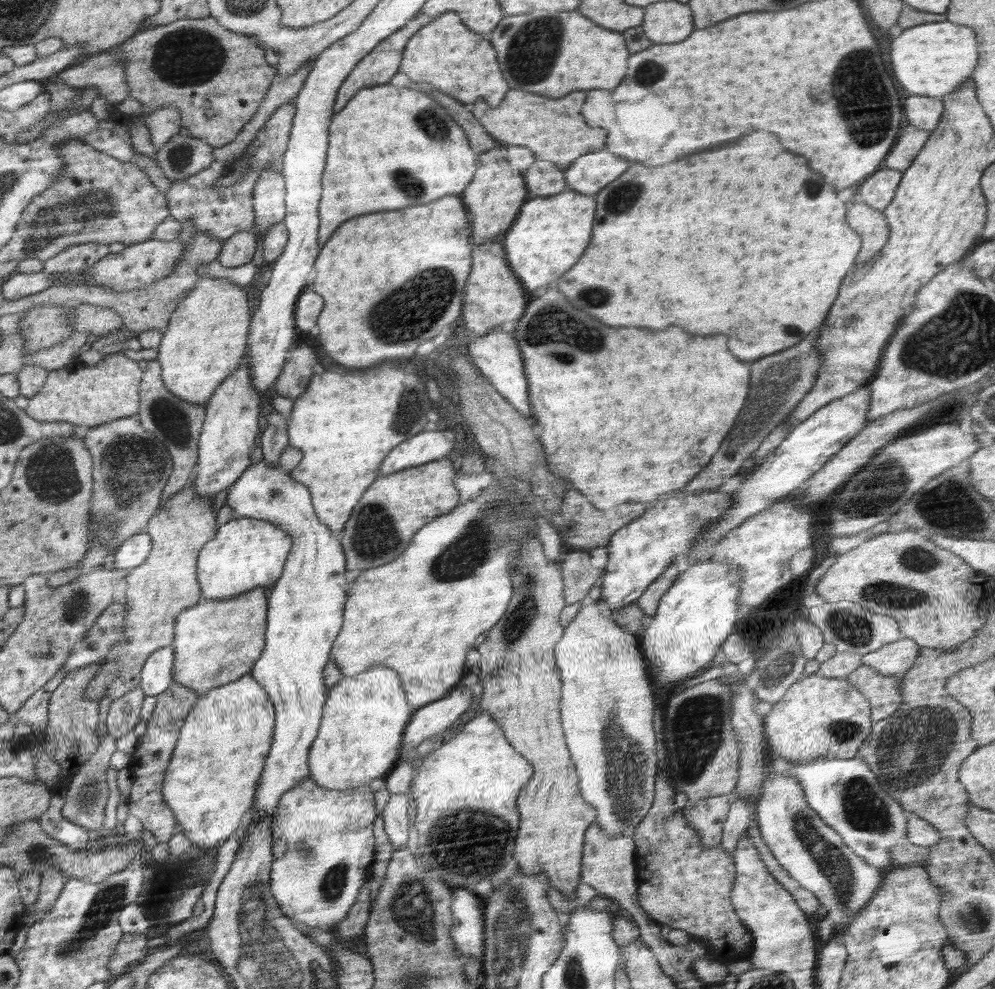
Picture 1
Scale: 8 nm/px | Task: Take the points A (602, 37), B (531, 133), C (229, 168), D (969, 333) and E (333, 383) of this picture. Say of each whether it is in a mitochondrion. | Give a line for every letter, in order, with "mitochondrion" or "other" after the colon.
A: other
B: other
C: other
D: mitochondrion
E: other

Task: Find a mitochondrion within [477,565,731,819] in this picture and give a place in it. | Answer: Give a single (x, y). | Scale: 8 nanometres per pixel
(697, 733)

